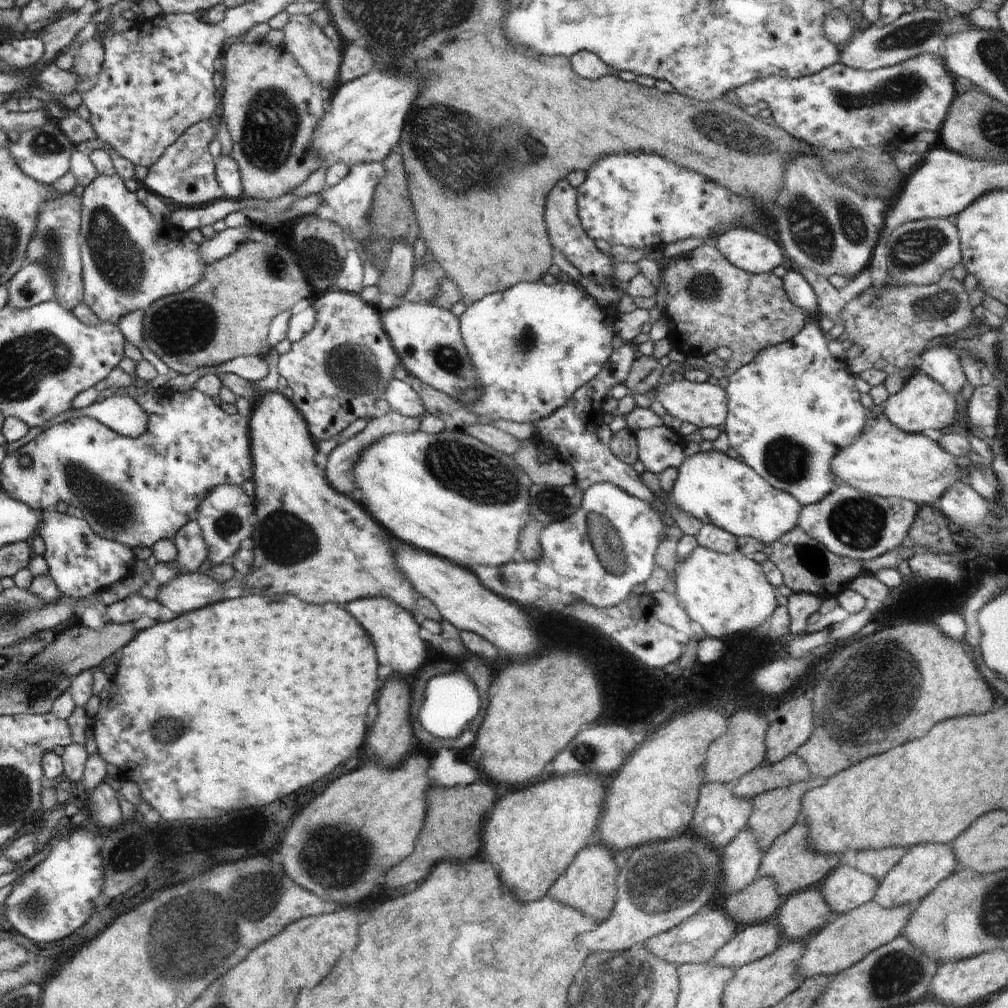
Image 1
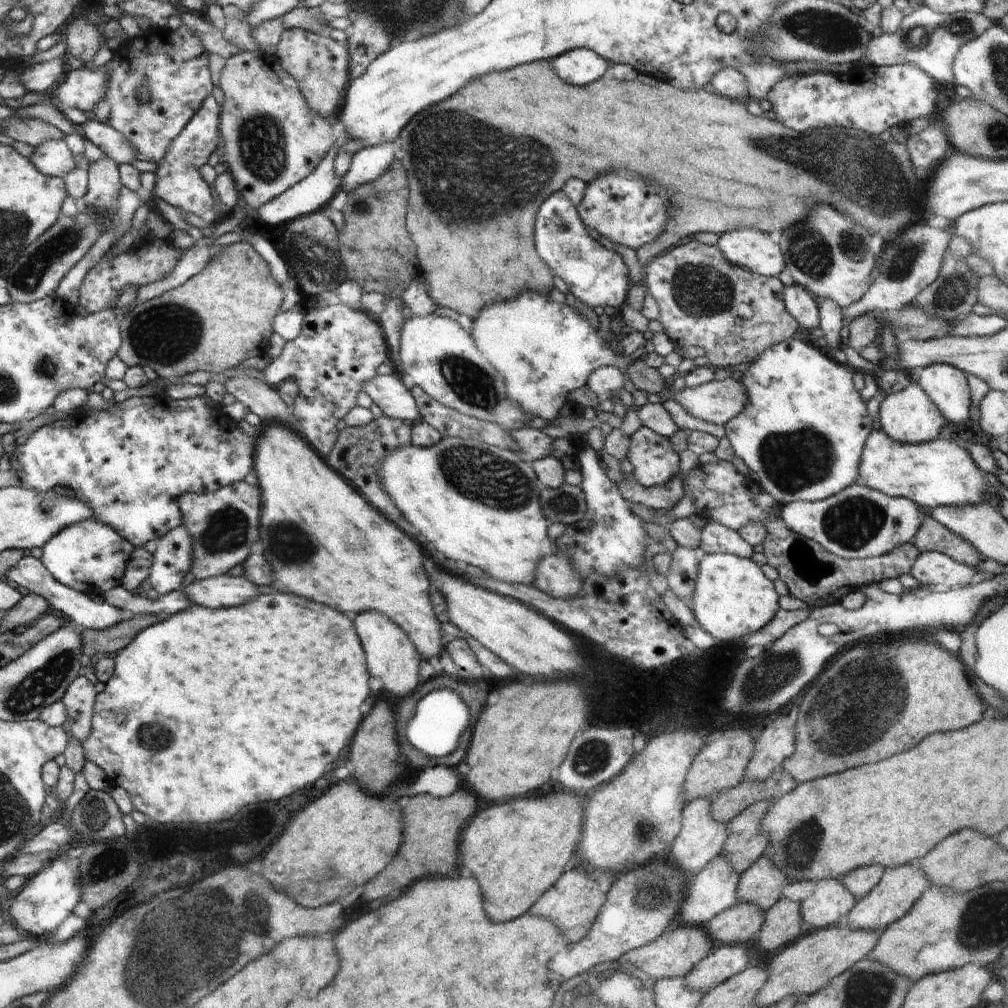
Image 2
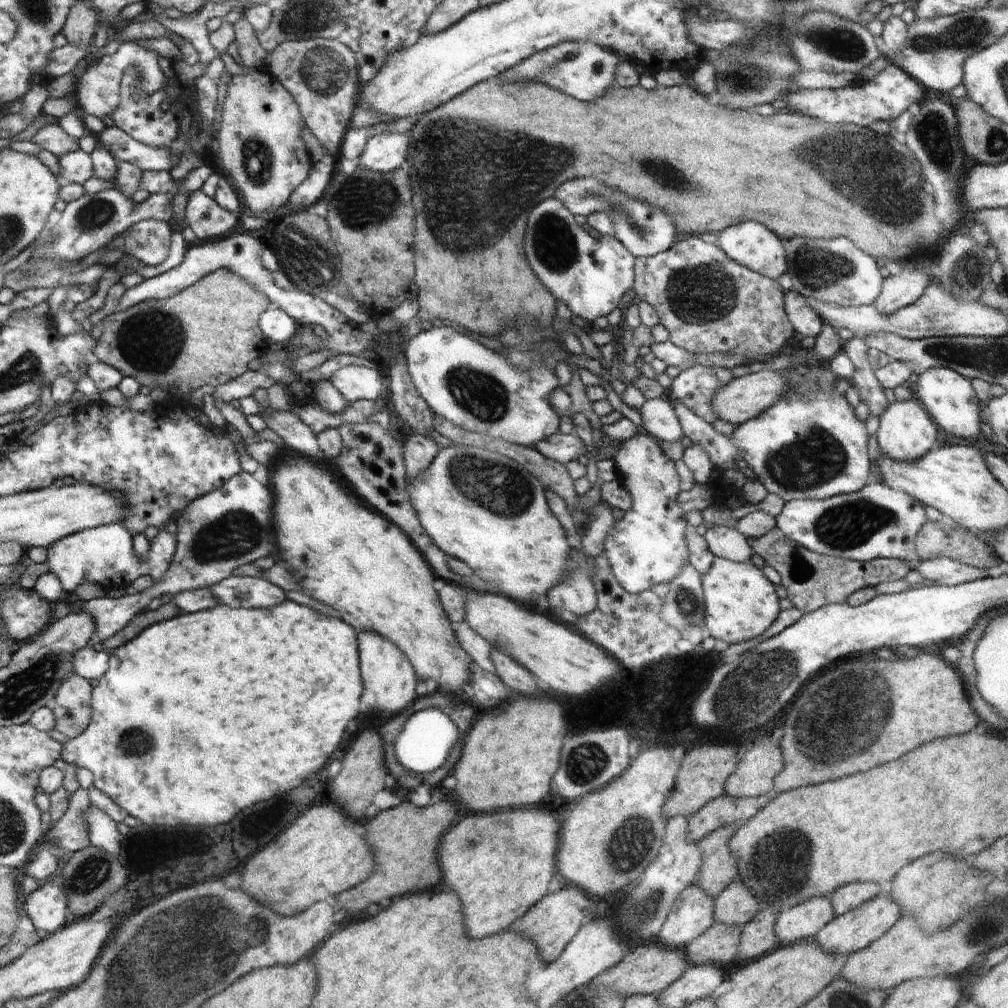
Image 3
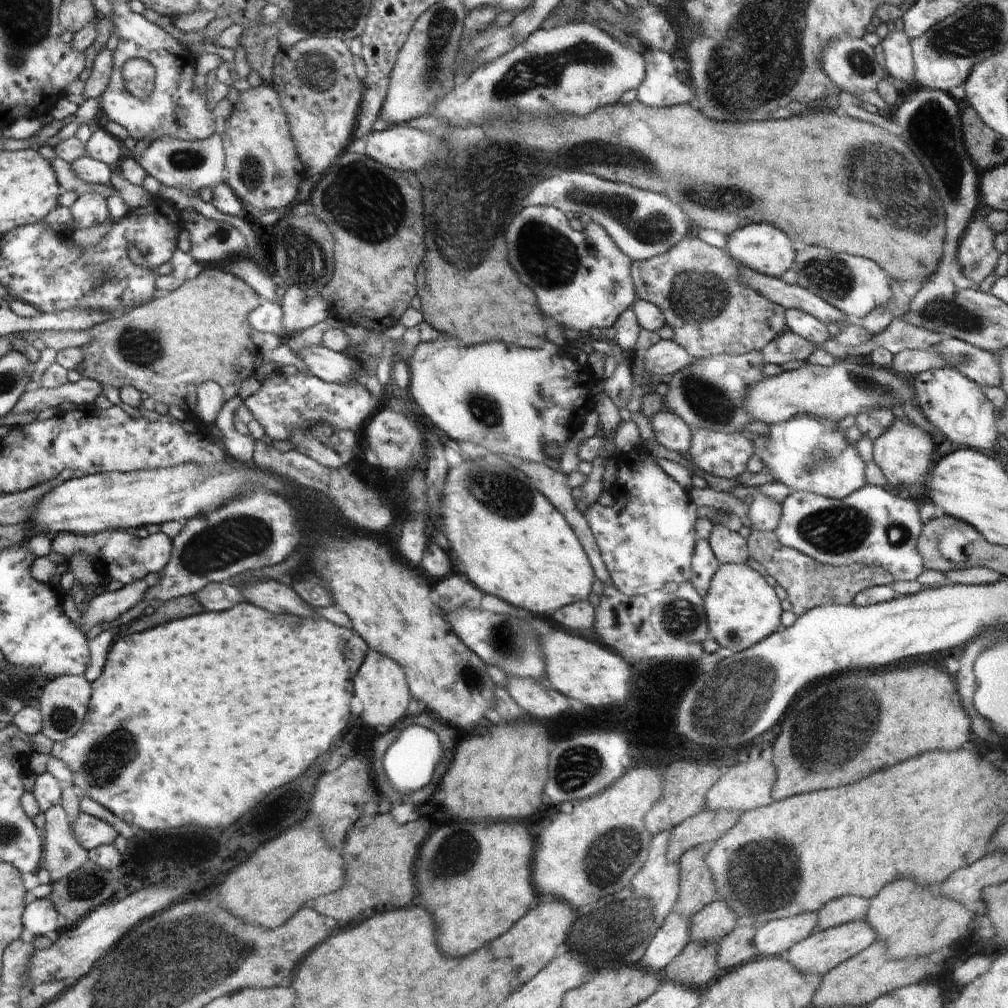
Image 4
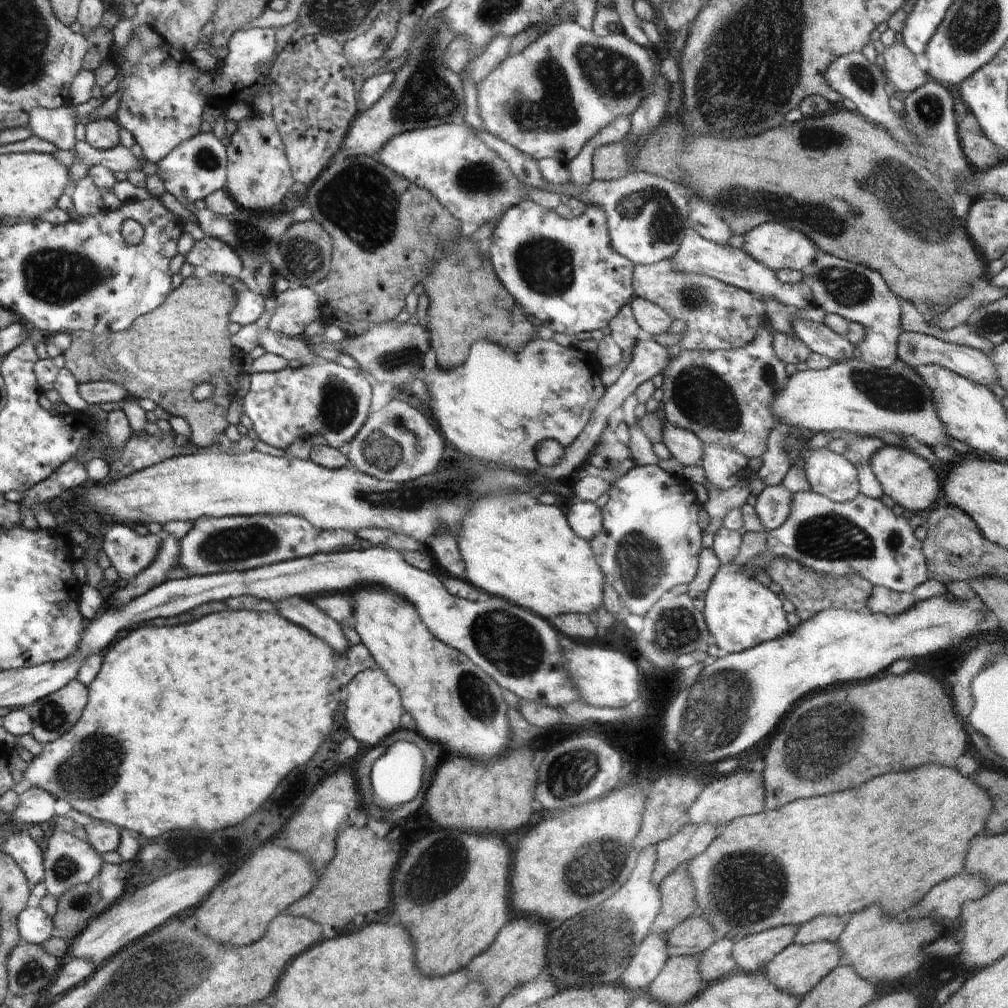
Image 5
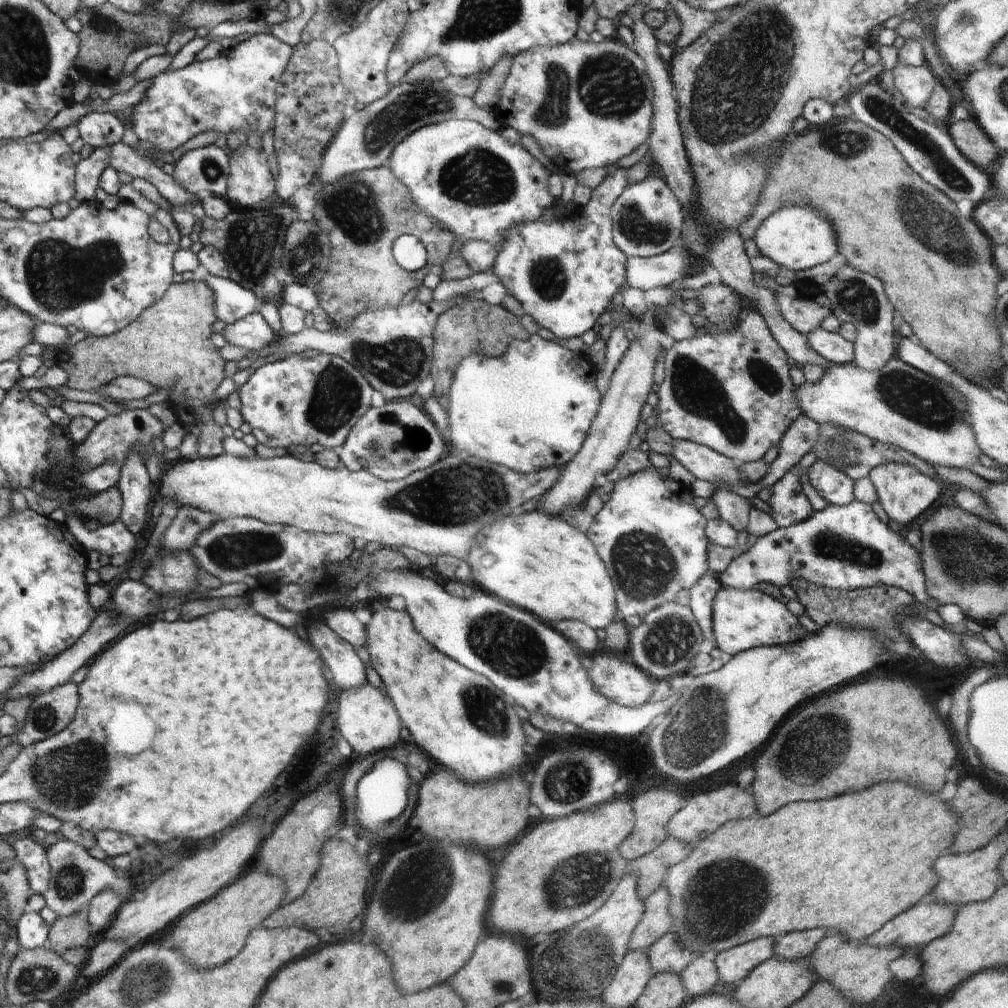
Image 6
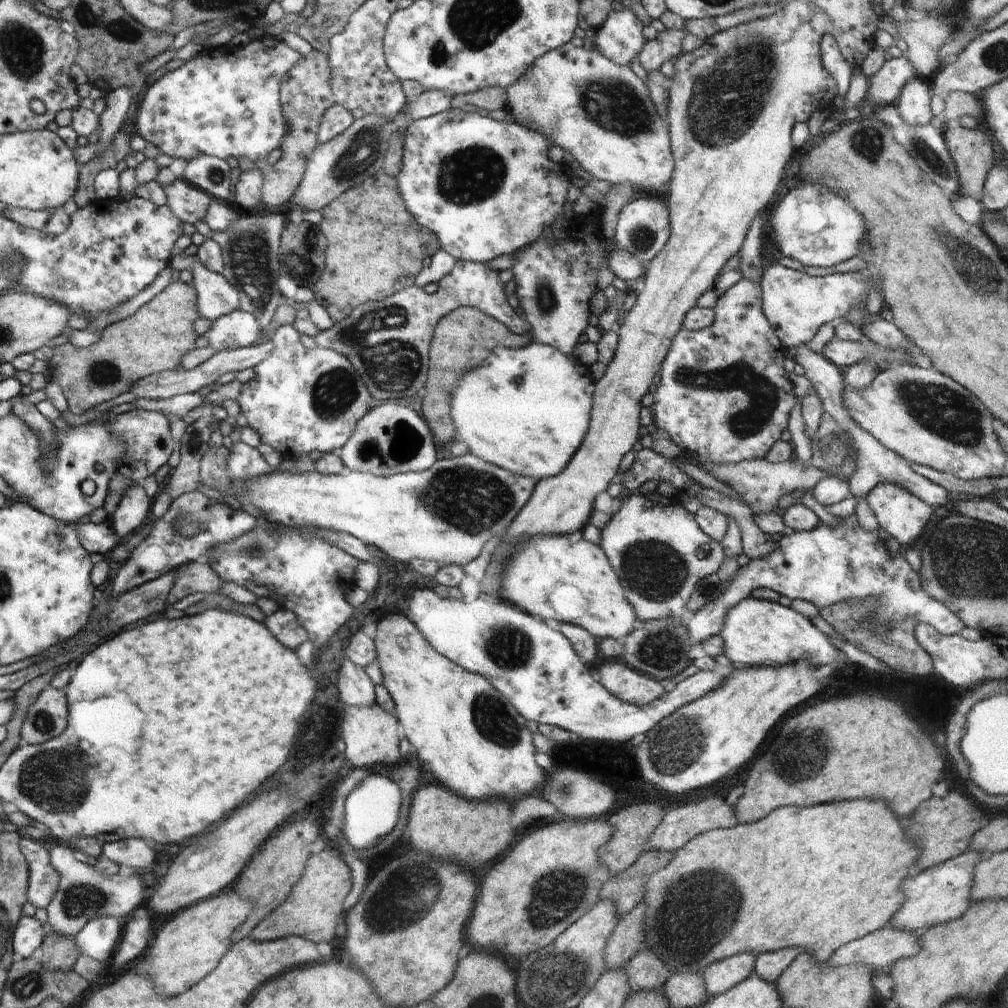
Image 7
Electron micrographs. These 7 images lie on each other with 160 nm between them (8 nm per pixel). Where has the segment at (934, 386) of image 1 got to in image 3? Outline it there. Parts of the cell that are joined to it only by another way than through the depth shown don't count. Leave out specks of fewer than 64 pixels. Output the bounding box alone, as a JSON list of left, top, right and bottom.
[876,398,937,462]

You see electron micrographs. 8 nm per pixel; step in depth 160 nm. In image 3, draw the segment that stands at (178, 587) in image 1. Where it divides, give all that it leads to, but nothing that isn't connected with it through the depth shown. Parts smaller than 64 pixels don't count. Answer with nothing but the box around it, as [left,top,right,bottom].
[209,575,286,608]

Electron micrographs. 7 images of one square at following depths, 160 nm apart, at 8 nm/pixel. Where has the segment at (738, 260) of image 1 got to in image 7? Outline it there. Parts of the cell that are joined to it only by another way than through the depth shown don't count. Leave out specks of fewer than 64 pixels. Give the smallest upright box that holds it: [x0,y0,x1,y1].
[763,183,864,268]

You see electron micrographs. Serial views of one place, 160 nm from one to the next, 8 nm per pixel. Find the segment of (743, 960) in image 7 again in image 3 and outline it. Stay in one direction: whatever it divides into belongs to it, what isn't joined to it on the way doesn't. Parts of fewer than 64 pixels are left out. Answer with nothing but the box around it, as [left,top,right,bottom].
[774,895,835,946]

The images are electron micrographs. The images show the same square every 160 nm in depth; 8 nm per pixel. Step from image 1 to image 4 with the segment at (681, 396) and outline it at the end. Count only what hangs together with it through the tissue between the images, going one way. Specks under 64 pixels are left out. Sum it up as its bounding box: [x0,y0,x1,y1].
[743,360,913,425]

